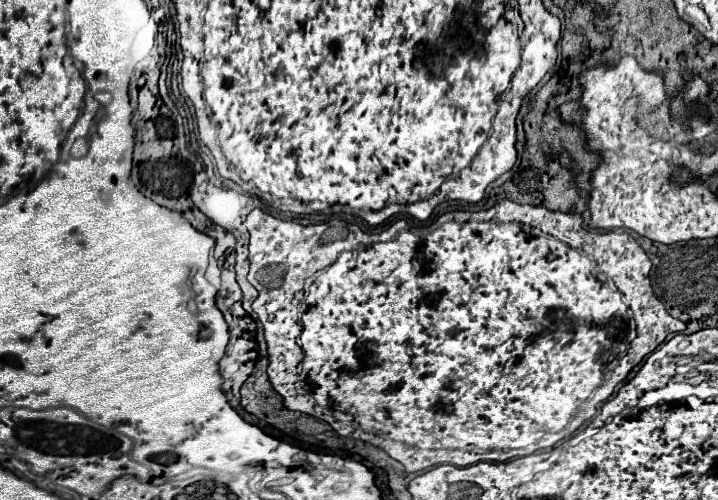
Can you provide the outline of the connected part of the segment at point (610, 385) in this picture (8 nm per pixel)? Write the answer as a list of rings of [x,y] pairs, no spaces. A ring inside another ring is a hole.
[[[509,199],[493,205],[487,211],[452,211],[437,218],[426,226],[425,235],[413,233],[405,220],[395,222],[390,229],[381,235],[369,235],[357,229],[357,225],[349,225],[341,221],[339,232],[327,228],[326,223],[307,226],[293,221],[281,221],[263,209],[253,209],[247,215],[247,229],[251,233],[249,243],[249,283],[255,285],[259,297],[253,301],[251,309],[257,313],[259,321],[265,329],[267,339],[267,375],[273,389],[285,399],[285,407],[293,411],[301,411],[313,415],[317,419],[329,419],[329,425],[343,437],[355,437],[355,429],[365,433],[379,435],[377,447],[387,451],[393,459],[403,463],[405,471],[417,473],[435,465],[453,463],[457,467],[465,467],[473,461],[465,459],[465,451],[489,453],[489,451],[509,451],[509,449],[525,449],[535,445],[537,451],[549,449],[565,437],[571,437],[573,431],[589,421],[597,405],[609,399],[613,389],[629,375],[629,371],[643,361],[645,355],[653,353],[671,333],[685,331],[685,323],[671,317],[665,305],[653,295],[651,287],[651,259],[641,249],[641,245],[627,233],[611,231],[599,233],[583,227],[579,215],[549,211],[545,207],[519,205]],[[334,238],[334,242],[323,241]],[[321,409],[331,415],[323,415]]]

